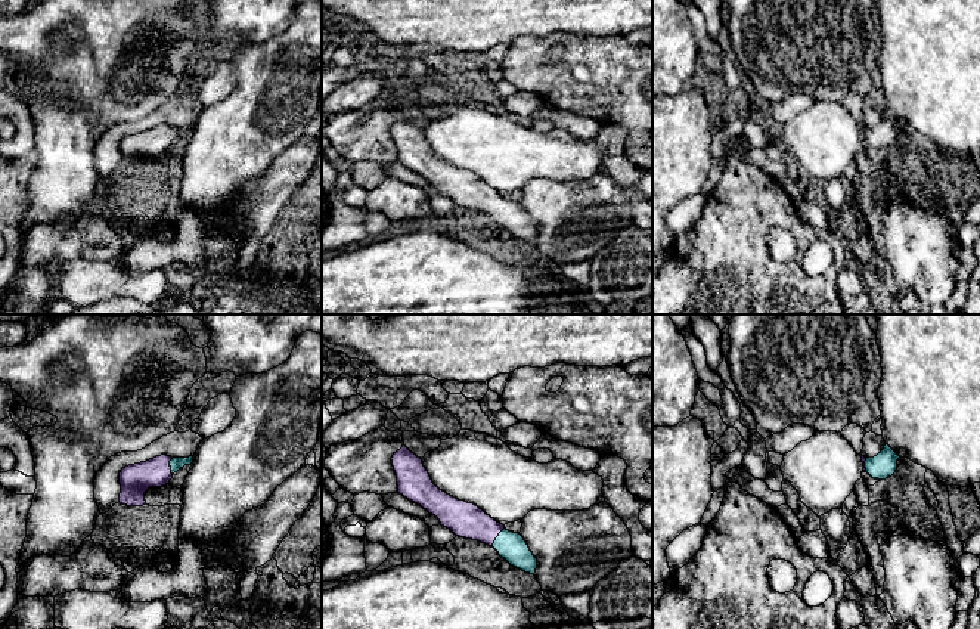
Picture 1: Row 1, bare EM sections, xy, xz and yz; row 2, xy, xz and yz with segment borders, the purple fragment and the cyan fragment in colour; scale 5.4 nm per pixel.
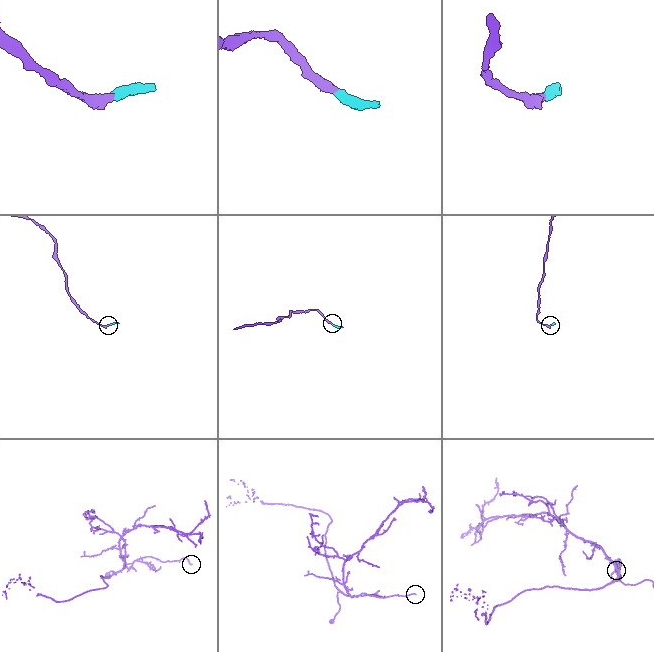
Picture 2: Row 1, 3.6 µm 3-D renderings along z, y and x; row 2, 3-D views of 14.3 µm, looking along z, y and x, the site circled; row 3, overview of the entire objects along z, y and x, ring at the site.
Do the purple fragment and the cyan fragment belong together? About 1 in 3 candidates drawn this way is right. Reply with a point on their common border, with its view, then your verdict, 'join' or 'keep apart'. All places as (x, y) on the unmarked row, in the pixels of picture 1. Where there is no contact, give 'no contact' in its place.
xz (498, 204) | join

